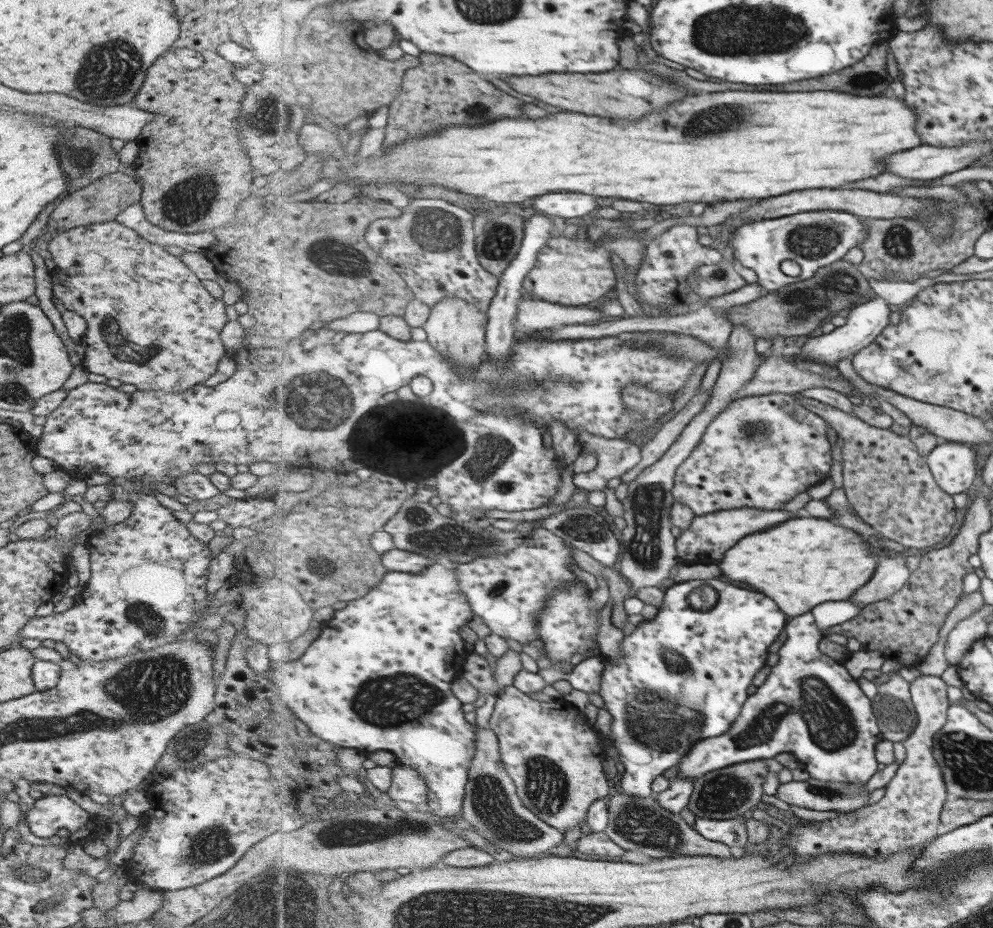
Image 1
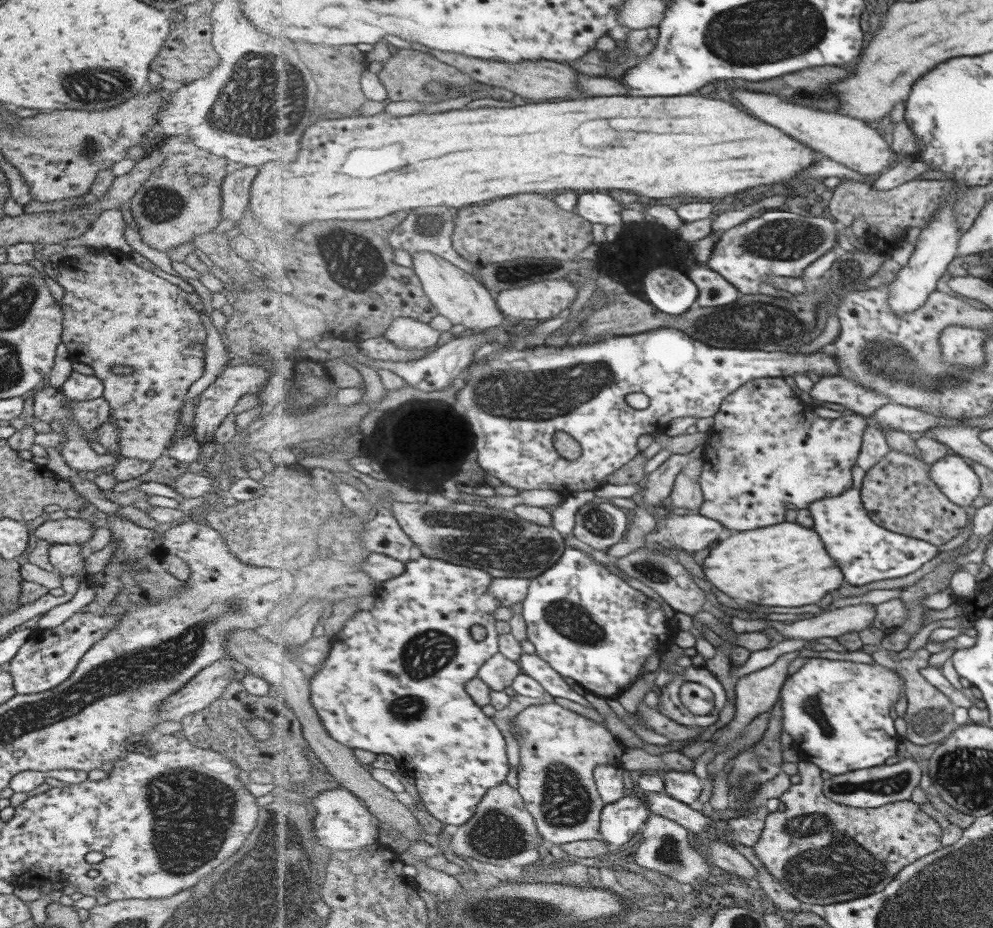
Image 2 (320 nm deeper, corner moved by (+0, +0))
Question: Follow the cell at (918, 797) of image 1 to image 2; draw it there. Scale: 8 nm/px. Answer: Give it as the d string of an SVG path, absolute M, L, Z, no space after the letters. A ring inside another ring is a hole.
M801 760L799 763L800 774L802 781L795 784L782 798L781 800L787 805L785 811L776 811L770 813L766 829L762 838L758 841L755 846L759 859L766 865L766 868L778 879L786 888L797 896L802 902L816 905L832 905L838 904L839 902L848 902L852 900L858 900L858 898L866 898L871 894L878 894L884 892L895 877L900 874L907 866L920 861L925 856L934 854L939 850L942 850L942 826L938 820L934 820L930 814L926 814L926 809L922 805L918 806L906 806L908 801L893 802L893 804L887 804L880 808L858 808L857 806L850 806L840 803L835 803L834 799L826 796L824 792L825 780L822 776L822 768L816 766L816 763Z

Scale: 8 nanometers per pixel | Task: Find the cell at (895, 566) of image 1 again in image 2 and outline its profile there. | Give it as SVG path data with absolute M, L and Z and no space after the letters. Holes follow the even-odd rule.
M865 603L837 609L831 608L831 610L823 611L820 615L800 622L788 622L788 624L776 622L774 629L780 634L779 639L816 640L824 638L824 636L836 639L848 632L859 632L870 628L876 620L876 616L878 616L876 605Z

